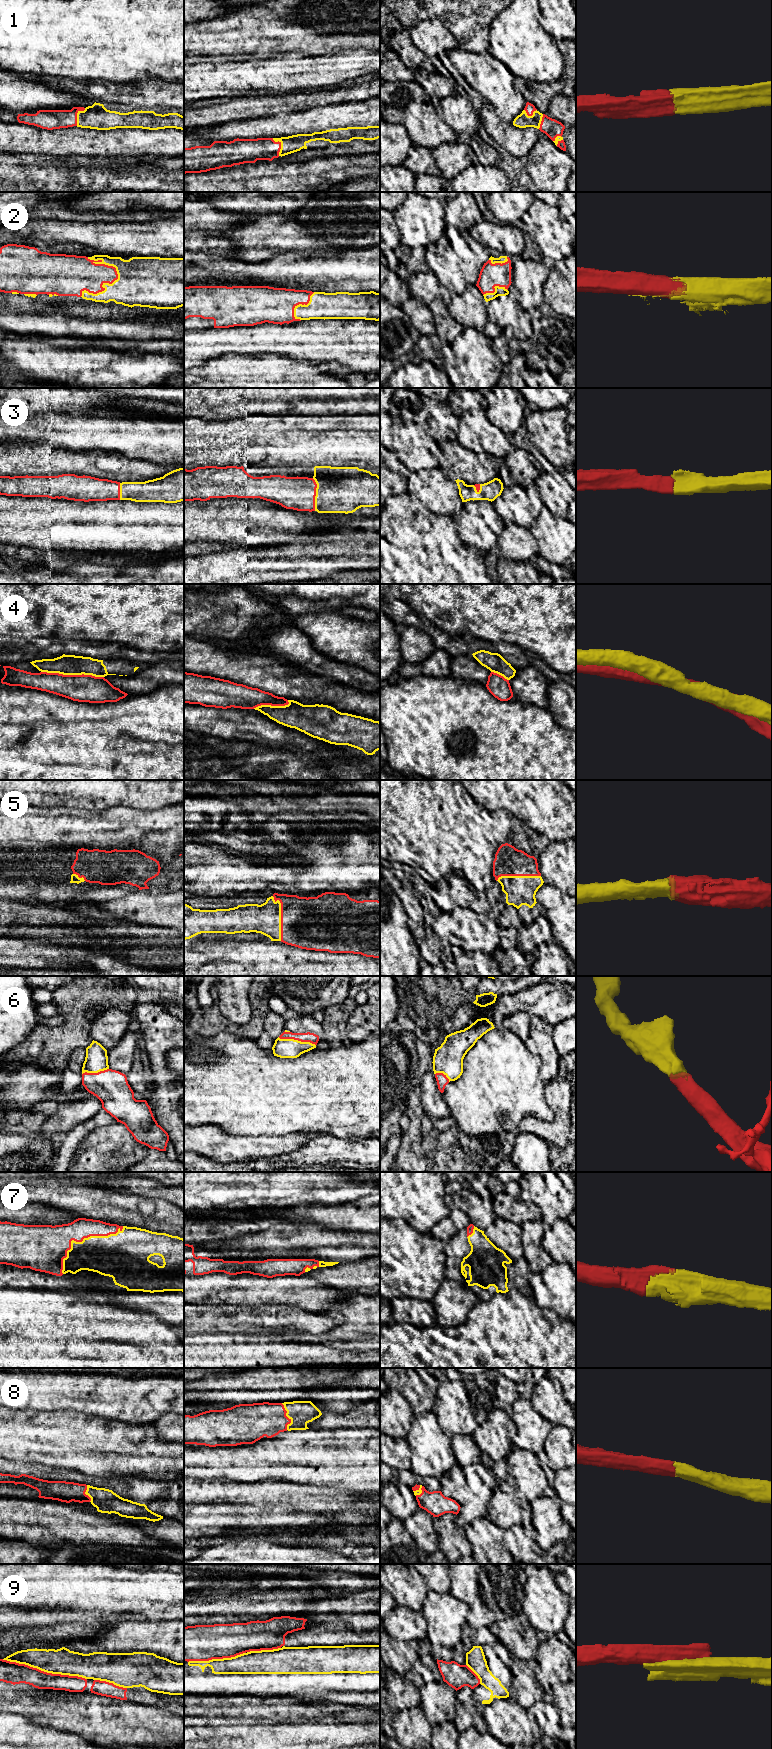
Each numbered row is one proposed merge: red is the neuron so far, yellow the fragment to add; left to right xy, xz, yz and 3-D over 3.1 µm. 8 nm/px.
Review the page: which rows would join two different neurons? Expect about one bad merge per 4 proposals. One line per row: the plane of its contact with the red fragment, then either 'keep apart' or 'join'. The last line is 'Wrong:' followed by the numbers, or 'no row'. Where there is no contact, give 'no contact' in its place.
1: contact in xy; join
2: contact in xy; join
3: contact in xz; join
4: contact in xy; keep apart
5: contact in xz; join
6: contact in xz; join
7: contact in xy; join
8: contact in xz; join
9: contact in xy; keep apart
Wrong: 4, 9

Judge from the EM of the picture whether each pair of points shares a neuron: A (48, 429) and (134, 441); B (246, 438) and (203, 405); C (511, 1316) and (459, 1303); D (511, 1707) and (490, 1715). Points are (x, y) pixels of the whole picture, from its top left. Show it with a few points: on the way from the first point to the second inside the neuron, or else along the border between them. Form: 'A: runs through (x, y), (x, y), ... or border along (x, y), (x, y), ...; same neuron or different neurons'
A: runs through (69, 431), (113, 434); same neuron
B: border along (245, 415), (225, 420), (199, 419); different neurons
C: border along (478, 1300), (469, 1311), (467, 1318), (459, 1325); different neurons
D: runs through (506, 1707), (495, 1715); same neuron

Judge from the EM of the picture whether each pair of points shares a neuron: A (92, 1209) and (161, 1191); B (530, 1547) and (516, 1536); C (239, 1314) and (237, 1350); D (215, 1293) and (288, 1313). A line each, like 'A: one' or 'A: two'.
A: two
B: one
C: two
D: two

